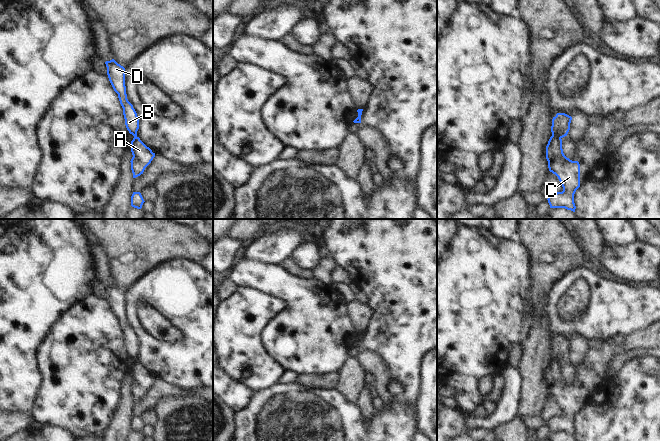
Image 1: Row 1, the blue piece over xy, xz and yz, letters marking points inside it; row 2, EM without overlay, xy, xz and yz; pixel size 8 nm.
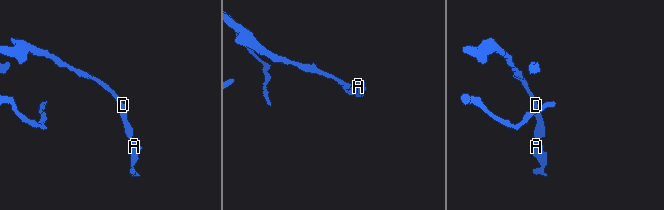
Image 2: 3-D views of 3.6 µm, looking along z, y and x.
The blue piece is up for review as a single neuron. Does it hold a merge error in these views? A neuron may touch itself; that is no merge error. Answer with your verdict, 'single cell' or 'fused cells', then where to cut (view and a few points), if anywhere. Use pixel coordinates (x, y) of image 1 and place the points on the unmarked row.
fused cells; cut in yz along (552, 358), (560, 362)

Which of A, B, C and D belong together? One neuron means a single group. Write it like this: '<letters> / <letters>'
A C / B D

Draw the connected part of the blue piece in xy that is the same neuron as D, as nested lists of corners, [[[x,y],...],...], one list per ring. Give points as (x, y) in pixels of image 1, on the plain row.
[[[114,283],[105,286],[109,305],[118,318],[120,328],[123,332],[125,349],[130,358],[137,360],[139,343],[133,329],[128,325],[125,310],[125,292]]]

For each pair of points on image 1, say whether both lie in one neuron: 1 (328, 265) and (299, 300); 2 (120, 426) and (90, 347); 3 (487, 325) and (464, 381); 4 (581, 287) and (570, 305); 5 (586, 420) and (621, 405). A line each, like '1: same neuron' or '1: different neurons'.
1: different neurons
2: different neurons
3: same neuron
4: same neuron
5: same neuron

